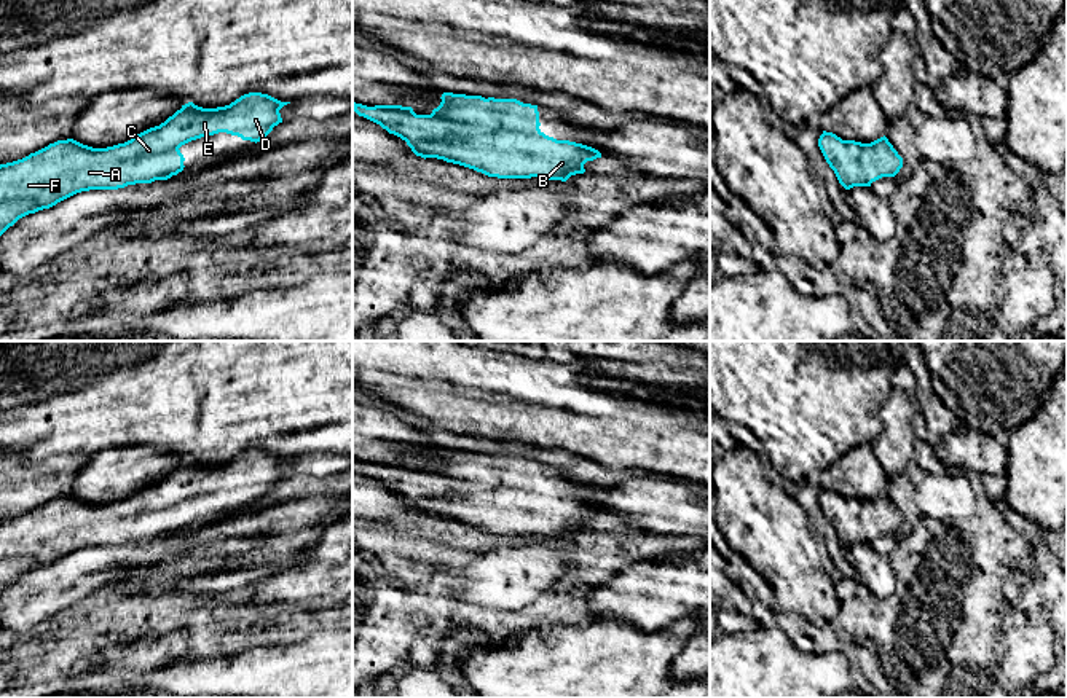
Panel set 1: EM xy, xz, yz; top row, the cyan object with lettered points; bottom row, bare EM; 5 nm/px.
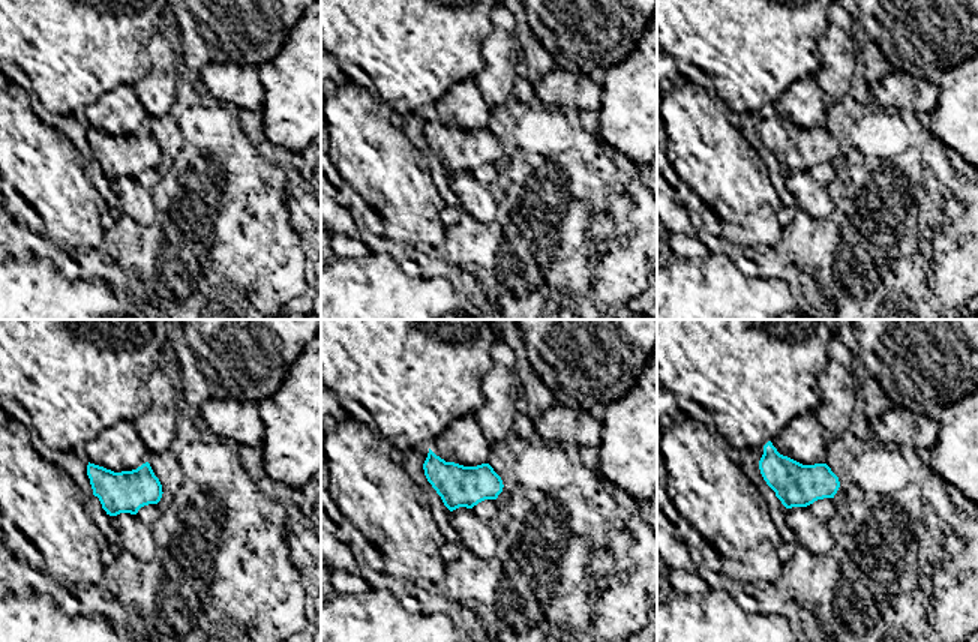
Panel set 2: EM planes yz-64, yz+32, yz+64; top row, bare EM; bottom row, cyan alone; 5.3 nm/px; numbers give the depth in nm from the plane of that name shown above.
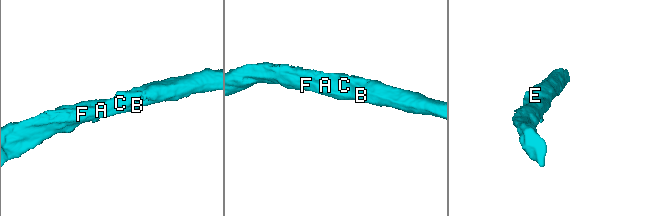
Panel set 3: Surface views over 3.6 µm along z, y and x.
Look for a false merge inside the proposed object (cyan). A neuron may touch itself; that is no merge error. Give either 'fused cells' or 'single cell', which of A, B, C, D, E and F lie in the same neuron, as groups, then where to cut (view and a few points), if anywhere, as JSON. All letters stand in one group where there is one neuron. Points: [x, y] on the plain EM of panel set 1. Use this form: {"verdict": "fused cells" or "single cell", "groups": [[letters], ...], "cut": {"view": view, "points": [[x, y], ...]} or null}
{"verdict": "single cell", "groups": [["A", "B", "C", "D", "E", "F"]], "cut": null}

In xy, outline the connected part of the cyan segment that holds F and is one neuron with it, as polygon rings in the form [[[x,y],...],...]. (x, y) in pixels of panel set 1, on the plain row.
[[[262,449],[244,451],[230,462],[217,465],[203,465],[188,459],[159,483],[124,500],[93,505],[67,496],[49,500],[22,516],[0,521],[0,593],[19,575],[49,566],[77,550],[167,537],[183,527],[185,515],[179,505],[191,497],[226,489],[257,500],[282,480],[279,467],[287,461],[290,459]]]

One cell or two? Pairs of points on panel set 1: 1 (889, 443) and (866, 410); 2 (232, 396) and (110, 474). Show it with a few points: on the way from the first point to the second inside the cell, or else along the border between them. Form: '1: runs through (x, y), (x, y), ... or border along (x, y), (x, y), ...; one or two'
1: border along (889, 394), (881, 410), (881, 432), (870, 443); two
2: border along (112, 448), (152, 447), (173, 453); two

